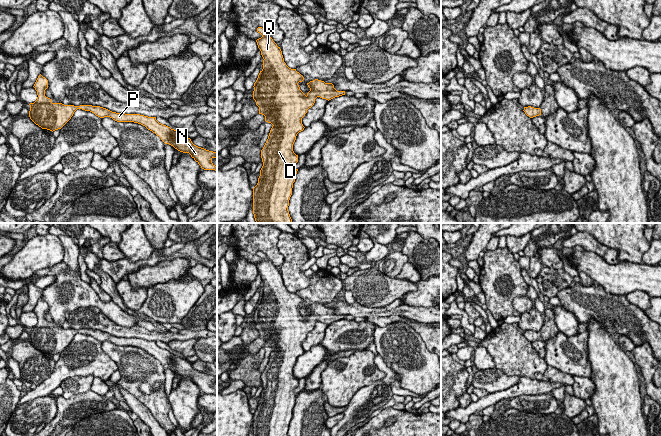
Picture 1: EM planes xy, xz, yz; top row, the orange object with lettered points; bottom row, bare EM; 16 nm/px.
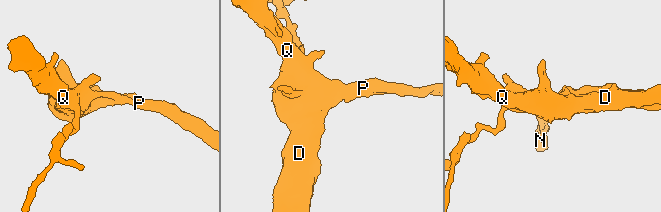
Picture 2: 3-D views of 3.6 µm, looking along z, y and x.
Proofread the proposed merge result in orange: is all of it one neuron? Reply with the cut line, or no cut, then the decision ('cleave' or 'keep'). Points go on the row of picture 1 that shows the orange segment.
cut none; keep

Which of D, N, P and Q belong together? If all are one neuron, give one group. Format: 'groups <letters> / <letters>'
groups D N P Q

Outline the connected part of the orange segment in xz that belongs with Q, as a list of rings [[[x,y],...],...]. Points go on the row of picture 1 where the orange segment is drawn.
[[[258,27],[257,32],[262,35],[256,42],[264,60],[263,69],[253,86],[253,99],[259,107],[259,114],[264,115],[265,121],[273,126],[261,150],[263,166],[260,170],[258,183],[253,188],[253,214],[257,223],[293,223],[288,211],[293,183],[298,171],[295,168],[298,155],[293,151],[293,144],[297,134],[305,128],[302,118],[307,110],[314,105],[317,97],[329,101],[345,95],[345,91],[337,91],[332,83],[315,79],[307,83],[310,91],[305,95],[298,85],[304,80],[304,77],[296,69],[291,69],[286,65],[280,47],[265,29]]]

